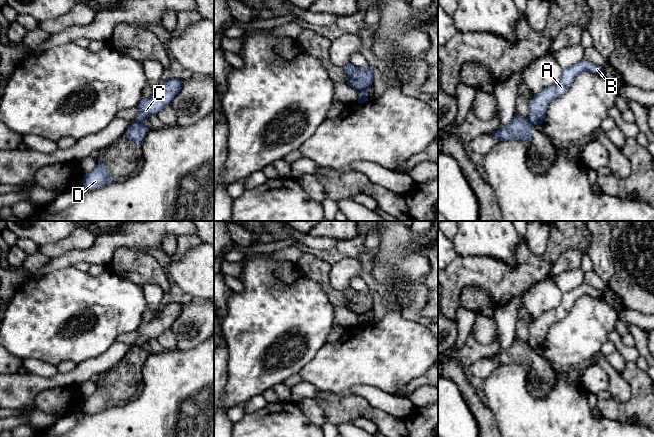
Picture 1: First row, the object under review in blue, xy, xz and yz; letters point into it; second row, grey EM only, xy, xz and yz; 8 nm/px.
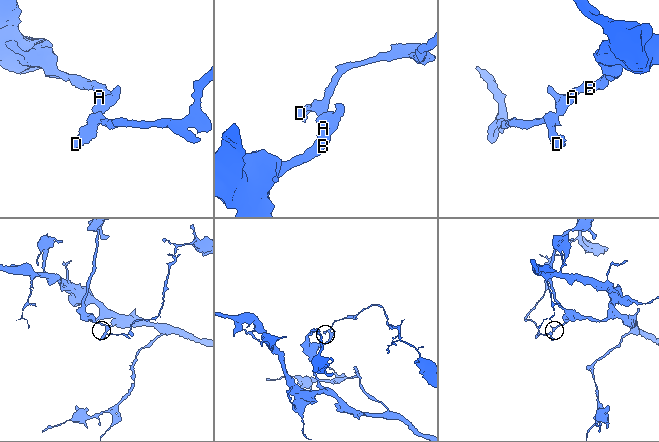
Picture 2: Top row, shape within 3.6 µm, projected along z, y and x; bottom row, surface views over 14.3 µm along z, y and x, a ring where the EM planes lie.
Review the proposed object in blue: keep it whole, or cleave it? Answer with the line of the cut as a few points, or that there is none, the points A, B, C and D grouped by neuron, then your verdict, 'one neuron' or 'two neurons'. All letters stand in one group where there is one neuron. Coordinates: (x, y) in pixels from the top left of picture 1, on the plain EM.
xy (135, 343), (142, 346) | A B C / D | two neurons

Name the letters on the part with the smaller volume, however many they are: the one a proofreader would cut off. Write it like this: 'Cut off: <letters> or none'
Cut off: D

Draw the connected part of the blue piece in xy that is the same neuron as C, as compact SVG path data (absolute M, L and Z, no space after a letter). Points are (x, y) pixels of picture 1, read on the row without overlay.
M178 302L164 303L151 321L141 323L138 328L140 335L135 344L144 346L150 339L158 338L163 331L170 328L175 319L179 316L182 307L183 304Z

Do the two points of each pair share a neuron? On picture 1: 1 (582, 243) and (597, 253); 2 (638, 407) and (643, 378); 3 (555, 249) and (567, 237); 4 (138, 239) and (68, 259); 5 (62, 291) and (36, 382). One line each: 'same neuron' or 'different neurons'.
1: different neurons
2: same neuron
3: same neuron
4: same neuron
5: different neurons

